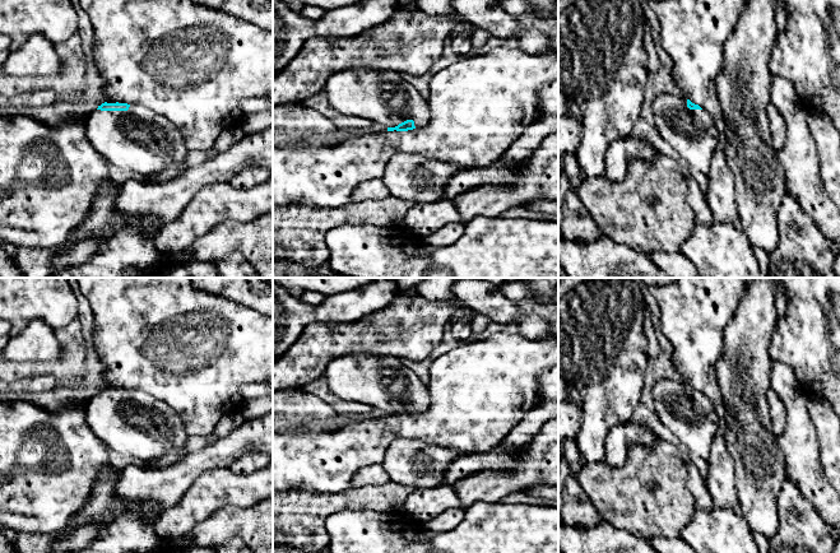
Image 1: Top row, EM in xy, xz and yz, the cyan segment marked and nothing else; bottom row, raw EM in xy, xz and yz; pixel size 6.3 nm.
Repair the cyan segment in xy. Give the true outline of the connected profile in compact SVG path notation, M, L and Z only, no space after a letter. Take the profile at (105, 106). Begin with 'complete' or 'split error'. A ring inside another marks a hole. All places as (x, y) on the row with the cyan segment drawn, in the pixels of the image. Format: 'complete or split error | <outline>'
split error | M102 103L88 116L85 133L102 157L141 180L158 180L170 164L181 163L189 152L180 130L166 116L140 104Z

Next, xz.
split error | M365 68L342 70L328 79L324 92L340 115L362 117L368 124L385 126L387 131L423 129L431 120L427 99L398 71Z

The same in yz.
split error | M667 93L655 97L653 115L662 138L686 159L693 172L707 175L719 141L719 133L711 116L683 96Z

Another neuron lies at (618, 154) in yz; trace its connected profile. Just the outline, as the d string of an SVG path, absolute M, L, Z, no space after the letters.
M627 136L608 145L604 154L604 175L613 182L621 182L631 159L654 161L659 155L659 150L646 139Z

